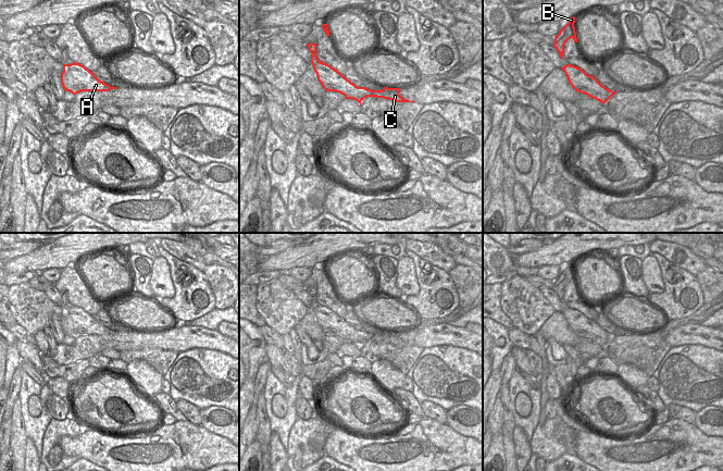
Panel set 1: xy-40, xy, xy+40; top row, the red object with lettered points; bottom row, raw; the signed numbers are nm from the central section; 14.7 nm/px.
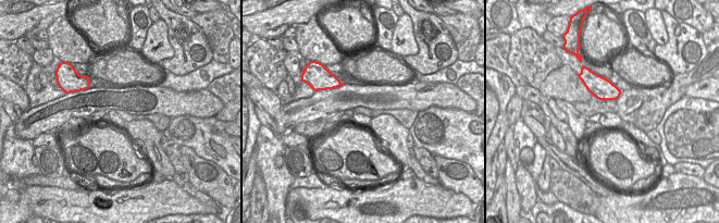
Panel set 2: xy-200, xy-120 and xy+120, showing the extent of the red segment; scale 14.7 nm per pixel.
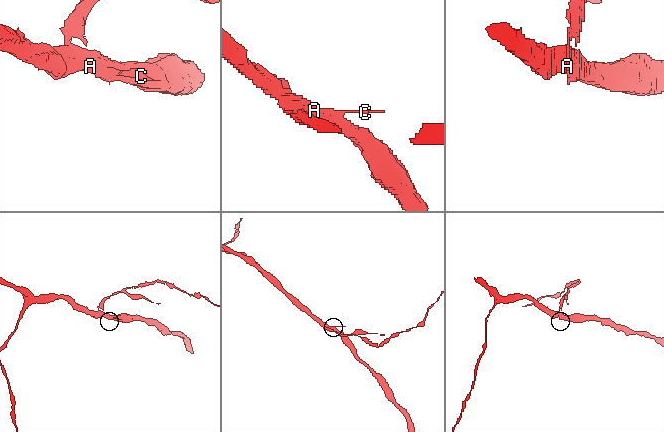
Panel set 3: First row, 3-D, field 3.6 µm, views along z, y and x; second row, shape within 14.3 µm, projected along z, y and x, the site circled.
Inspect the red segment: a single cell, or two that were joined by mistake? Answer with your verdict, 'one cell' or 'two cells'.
two cells

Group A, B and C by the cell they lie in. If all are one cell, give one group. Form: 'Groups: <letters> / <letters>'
Groups: A C / B

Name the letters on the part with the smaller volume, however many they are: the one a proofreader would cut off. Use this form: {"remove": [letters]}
{"remove": ["B"]}

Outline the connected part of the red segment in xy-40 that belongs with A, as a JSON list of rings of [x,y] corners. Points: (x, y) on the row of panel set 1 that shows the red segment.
[[[63,63],[63,72],[61,73],[61,84],[64,90],[76,95],[80,91],[109,91],[117,87],[99,80],[92,72],[79,63]]]

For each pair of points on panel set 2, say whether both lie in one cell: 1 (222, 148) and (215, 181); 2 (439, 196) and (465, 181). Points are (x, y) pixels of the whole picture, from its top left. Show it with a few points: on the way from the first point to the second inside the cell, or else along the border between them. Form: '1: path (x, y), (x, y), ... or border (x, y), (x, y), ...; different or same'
1: border (196, 153), (199, 157), (213, 161), (230, 177); different
2: border (441, 184), (456, 193), (462, 193), (471, 201); different

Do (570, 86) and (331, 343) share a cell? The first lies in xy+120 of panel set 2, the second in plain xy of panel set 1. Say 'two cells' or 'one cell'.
two cells

